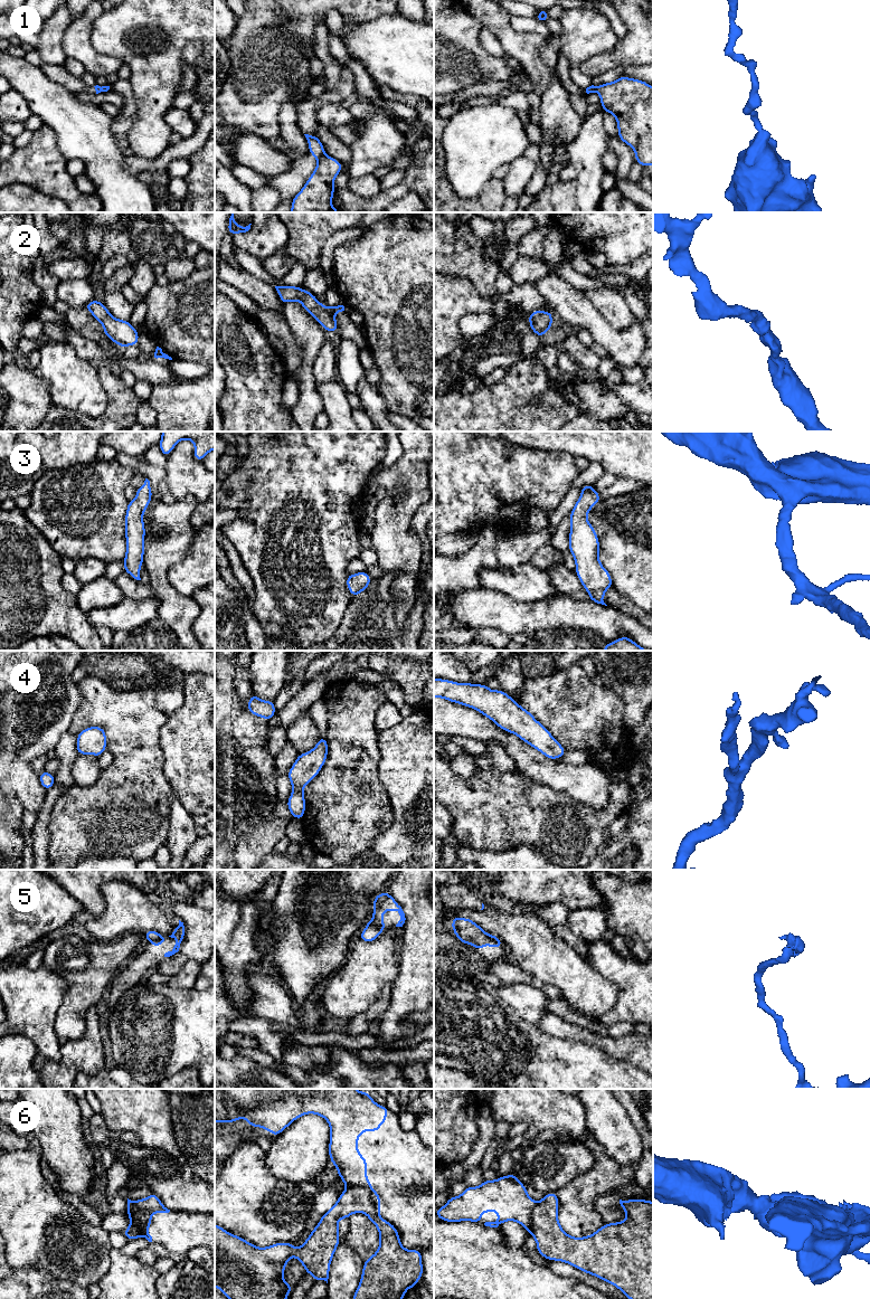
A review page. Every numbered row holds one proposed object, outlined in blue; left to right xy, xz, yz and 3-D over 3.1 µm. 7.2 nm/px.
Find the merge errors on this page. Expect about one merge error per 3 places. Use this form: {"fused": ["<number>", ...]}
{"fused": ["1", "5", "6"]}

